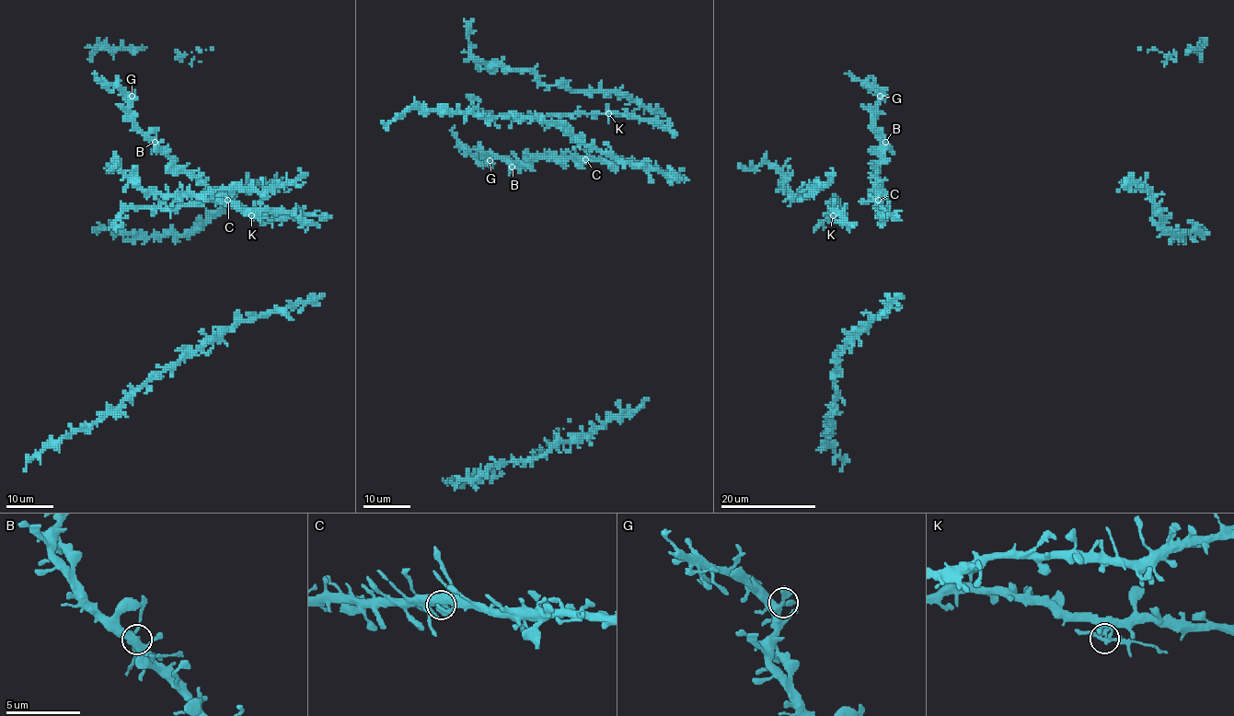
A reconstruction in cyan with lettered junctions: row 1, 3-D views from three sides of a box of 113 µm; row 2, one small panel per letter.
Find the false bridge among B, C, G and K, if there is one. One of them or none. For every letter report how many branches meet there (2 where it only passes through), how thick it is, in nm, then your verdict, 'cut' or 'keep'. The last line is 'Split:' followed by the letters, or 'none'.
B: 4 branches meet; 320 nm thick; keep
C: 4 branches meet; 440 nm thick; keep
G: 4 branches meet; 360 nm thick; keep
K: 4 branches meet; 240 nm thick; cut
Split: K

